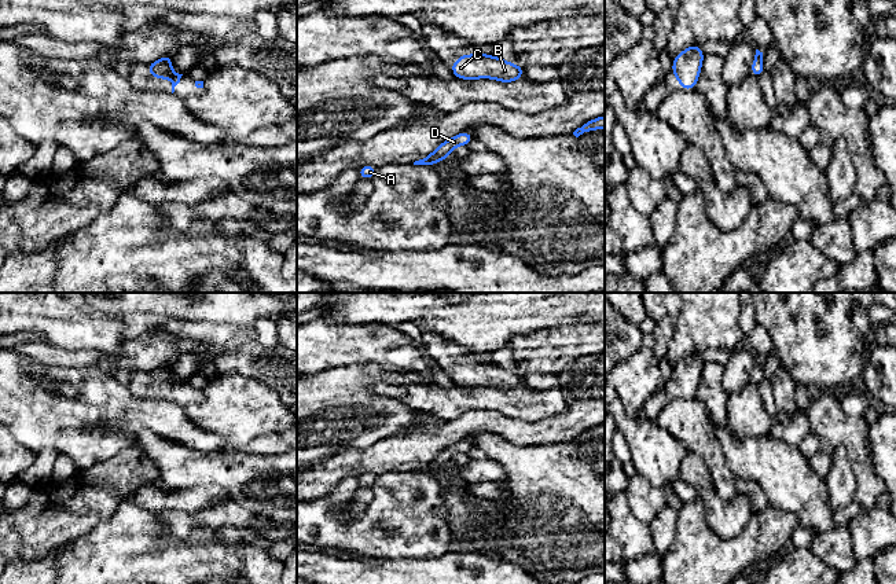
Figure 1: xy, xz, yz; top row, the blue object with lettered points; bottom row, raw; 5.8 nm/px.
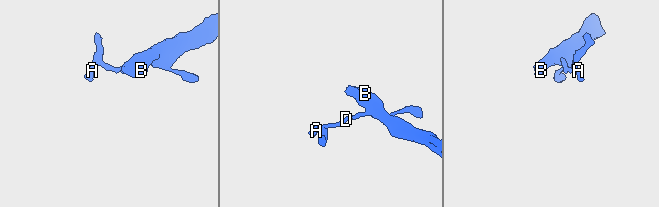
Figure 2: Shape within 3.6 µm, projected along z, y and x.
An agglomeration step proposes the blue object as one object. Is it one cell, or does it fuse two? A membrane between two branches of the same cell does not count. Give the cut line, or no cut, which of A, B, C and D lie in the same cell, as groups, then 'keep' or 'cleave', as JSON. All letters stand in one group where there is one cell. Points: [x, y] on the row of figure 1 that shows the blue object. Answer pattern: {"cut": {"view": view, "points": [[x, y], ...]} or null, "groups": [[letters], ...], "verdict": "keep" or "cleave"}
{"cut": null, "groups": [["A", "B", "C", "D"]], "verdict": "keep"}

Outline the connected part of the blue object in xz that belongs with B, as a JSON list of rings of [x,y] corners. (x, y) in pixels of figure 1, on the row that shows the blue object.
[[[488,54],[460,55],[451,65],[455,77],[463,80],[495,78],[502,82],[513,82],[524,77],[524,69]]]

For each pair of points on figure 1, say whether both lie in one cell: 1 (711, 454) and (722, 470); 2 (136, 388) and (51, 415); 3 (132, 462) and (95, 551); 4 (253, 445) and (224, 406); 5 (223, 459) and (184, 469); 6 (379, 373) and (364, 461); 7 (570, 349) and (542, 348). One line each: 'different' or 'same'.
1: same
2: different
3: different
4: different
5: same
6: different
7: same

